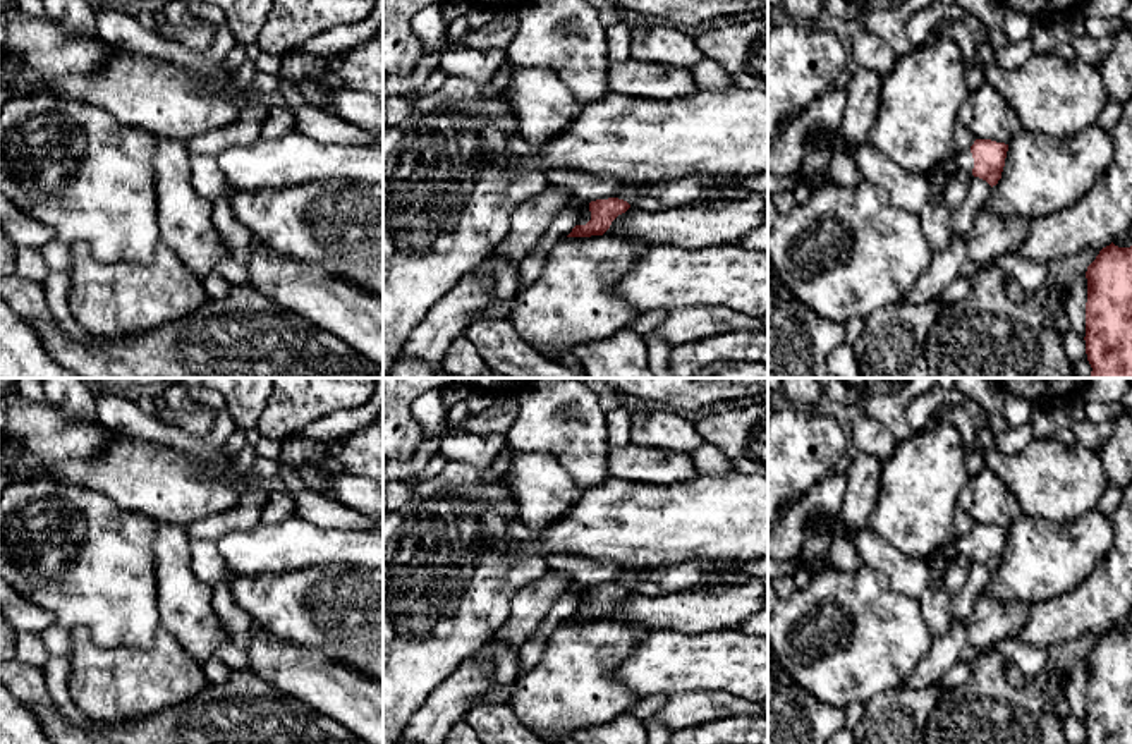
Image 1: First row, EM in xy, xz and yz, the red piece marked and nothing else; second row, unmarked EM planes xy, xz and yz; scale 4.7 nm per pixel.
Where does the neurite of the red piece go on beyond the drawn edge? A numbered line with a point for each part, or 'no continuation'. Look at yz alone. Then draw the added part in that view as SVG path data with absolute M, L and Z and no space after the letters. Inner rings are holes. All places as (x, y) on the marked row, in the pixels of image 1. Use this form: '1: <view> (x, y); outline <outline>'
1: yz (911, 191); outline M838 129L831 131L831 149L835 155L849 156L864 180L879 186L892 199L895 208L905 208L919 213L921 208L933 198L936 187L945 187L948 179L957 172L972 174L974 158L971 149L965 153L952 153L946 167L931 179L926 174L910 174L897 163L885 158L867 141L852 148L845 143Z

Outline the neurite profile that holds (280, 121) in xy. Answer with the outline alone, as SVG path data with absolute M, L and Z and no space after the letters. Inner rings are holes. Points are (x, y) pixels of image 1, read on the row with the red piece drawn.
M271 107L261 131L261 141L278 139L295 129L295 119L290 110Z

